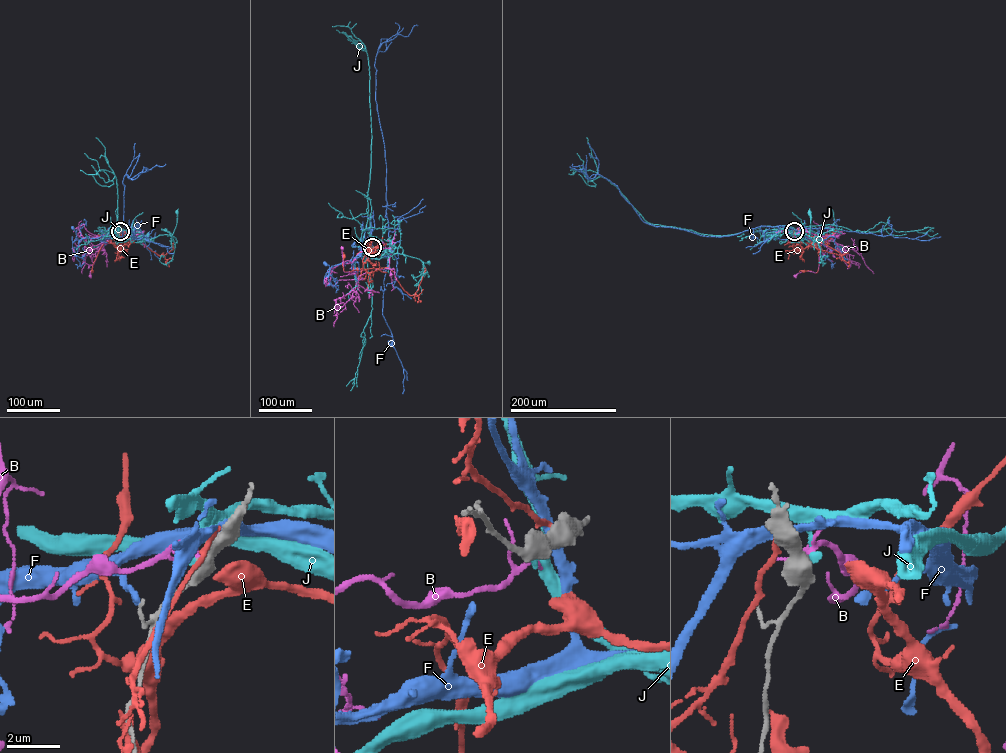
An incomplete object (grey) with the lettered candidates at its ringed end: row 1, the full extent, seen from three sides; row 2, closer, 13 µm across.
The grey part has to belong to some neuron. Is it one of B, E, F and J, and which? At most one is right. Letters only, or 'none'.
B

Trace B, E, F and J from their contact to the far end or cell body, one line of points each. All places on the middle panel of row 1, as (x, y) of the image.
B: (372, 247), (361, 250), (352, 262), (355, 273), (343, 271), (342, 248)
E: (372, 246), (371, 244), (365, 254), (361, 269), (344, 272), (344, 256)
F: (372, 247), (331, 268), (324, 263)
J: (372, 247), (428, 262)

